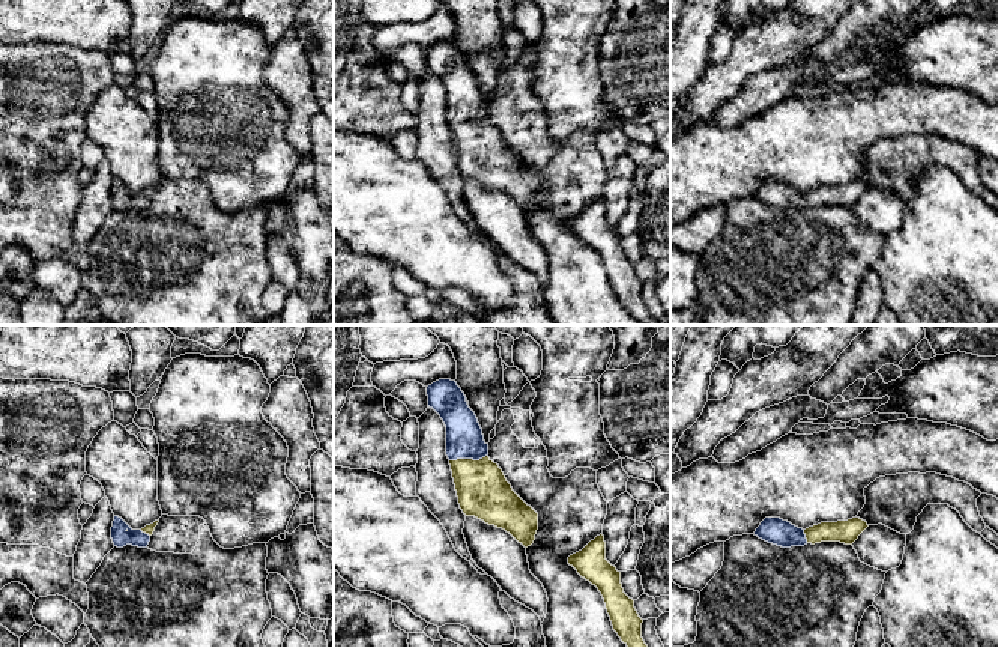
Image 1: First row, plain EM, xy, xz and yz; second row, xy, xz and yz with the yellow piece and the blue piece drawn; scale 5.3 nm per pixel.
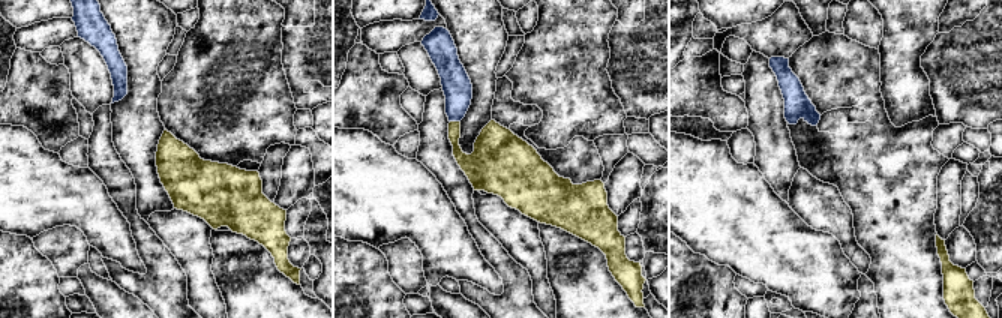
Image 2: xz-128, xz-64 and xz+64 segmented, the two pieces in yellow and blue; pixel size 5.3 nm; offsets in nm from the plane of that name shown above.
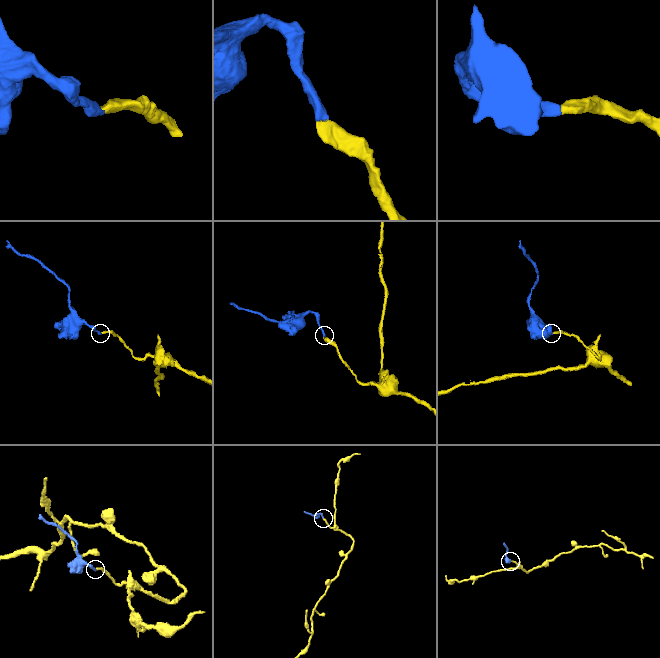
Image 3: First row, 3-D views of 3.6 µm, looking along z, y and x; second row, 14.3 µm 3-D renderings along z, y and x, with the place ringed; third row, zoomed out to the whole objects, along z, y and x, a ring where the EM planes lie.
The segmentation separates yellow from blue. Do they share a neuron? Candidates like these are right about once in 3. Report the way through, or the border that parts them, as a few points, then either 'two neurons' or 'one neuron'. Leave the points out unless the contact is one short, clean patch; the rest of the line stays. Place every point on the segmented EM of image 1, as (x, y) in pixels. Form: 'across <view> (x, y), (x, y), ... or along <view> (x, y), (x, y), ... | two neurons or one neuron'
across xz (483, 491), (468, 459), (465, 440) | one neuron

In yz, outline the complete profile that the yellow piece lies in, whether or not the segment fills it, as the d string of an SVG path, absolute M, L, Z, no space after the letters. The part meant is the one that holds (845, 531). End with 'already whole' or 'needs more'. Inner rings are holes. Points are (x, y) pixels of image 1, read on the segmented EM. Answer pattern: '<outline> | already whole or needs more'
M765 518L756 528L755 536L782 548L821 542L852 545L867 527L866 521L852 518L848 521L821 522L803 530L780 518Z | needs more

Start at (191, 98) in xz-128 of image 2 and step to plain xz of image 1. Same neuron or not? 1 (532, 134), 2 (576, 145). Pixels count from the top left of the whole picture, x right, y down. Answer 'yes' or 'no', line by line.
1: no
2: no

